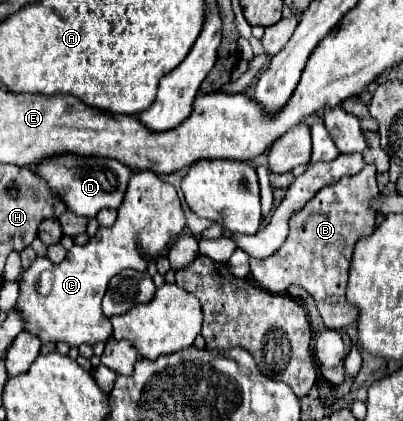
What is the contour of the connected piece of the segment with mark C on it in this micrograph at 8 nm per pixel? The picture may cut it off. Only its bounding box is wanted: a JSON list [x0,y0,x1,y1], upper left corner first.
[16,171,186,347]

